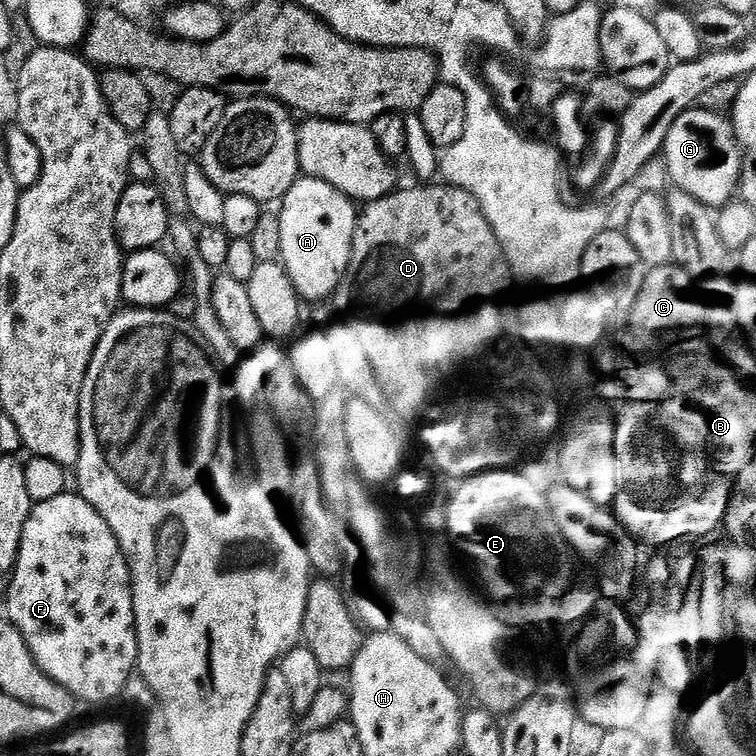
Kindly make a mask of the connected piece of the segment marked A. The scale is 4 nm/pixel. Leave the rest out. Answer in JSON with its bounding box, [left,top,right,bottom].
[278,176,357,302]

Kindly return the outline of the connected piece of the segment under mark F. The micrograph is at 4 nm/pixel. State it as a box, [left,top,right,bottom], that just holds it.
[7,490,138,704]

